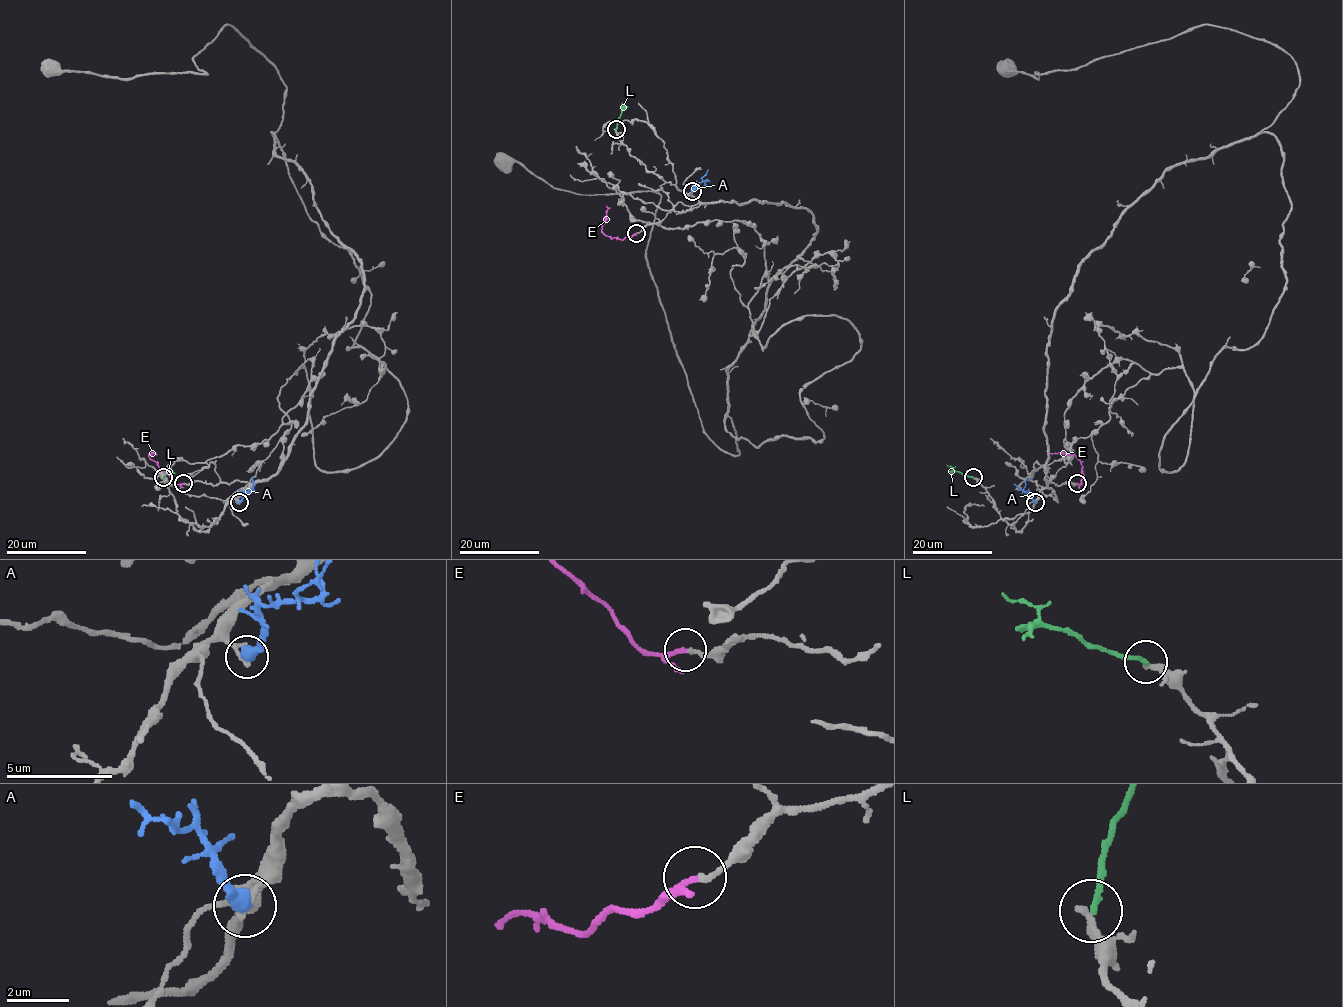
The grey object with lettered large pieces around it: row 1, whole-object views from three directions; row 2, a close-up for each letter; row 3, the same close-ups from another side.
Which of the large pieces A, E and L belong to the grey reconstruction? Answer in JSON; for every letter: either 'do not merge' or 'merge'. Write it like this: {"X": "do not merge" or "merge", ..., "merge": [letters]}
{"A": "do not merge", "E": "merge", "L": "do not merge", "merge": ["E"]}

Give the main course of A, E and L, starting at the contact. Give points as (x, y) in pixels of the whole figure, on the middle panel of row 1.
A: (692, 191), (695, 184), (706, 179), (704, 187)
E: (636, 233), (622, 240), (606, 236), (601, 228), (606, 205)
L: (615, 129), (622, 103)

